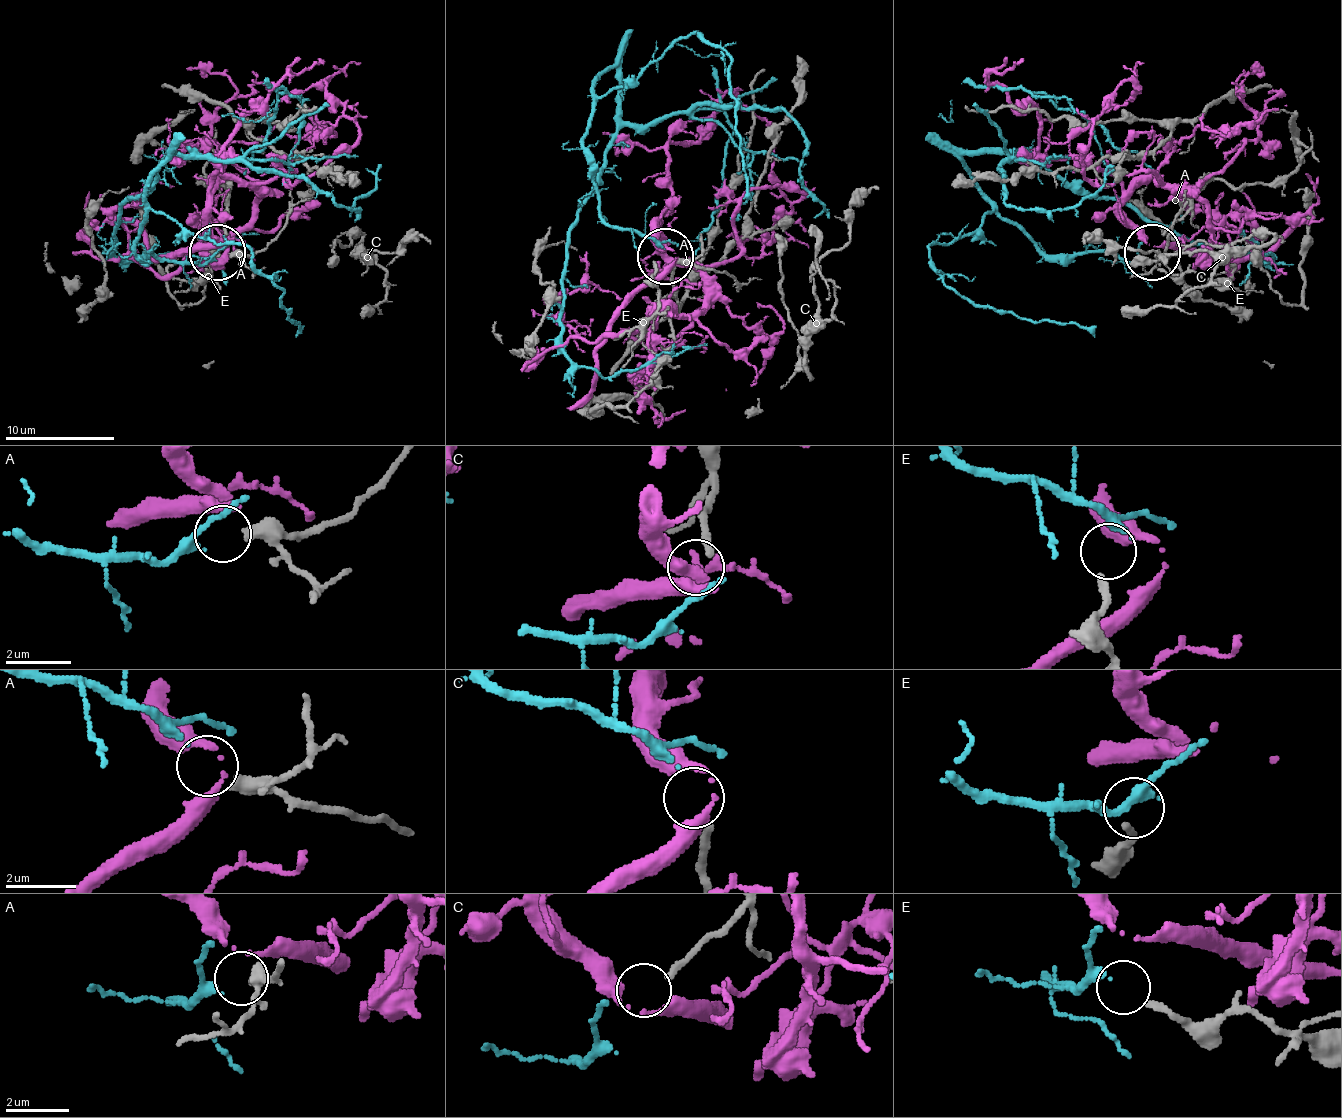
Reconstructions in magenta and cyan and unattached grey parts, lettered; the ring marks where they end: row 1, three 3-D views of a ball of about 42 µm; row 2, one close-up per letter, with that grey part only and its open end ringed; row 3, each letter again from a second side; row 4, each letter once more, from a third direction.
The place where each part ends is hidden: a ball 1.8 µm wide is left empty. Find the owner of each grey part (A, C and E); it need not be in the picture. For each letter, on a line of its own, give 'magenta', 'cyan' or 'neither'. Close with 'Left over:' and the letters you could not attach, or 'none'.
A: cyan
C: neither
E: neither
Left over: C, E

